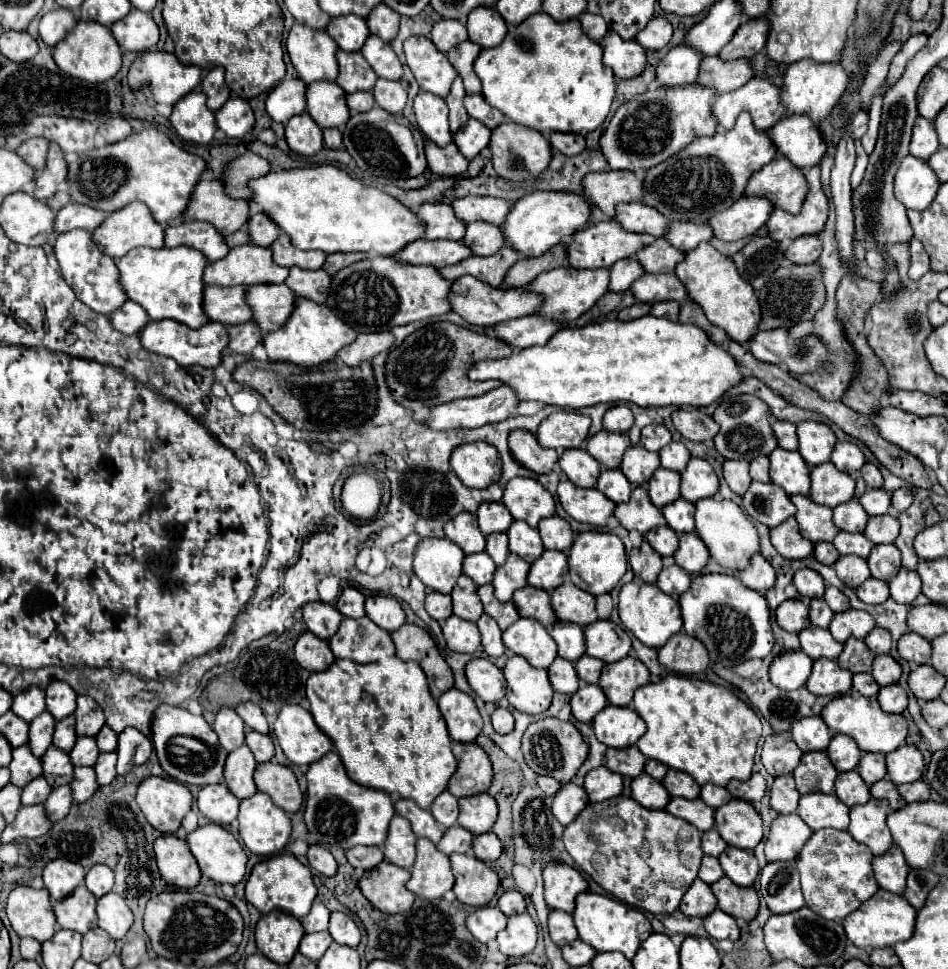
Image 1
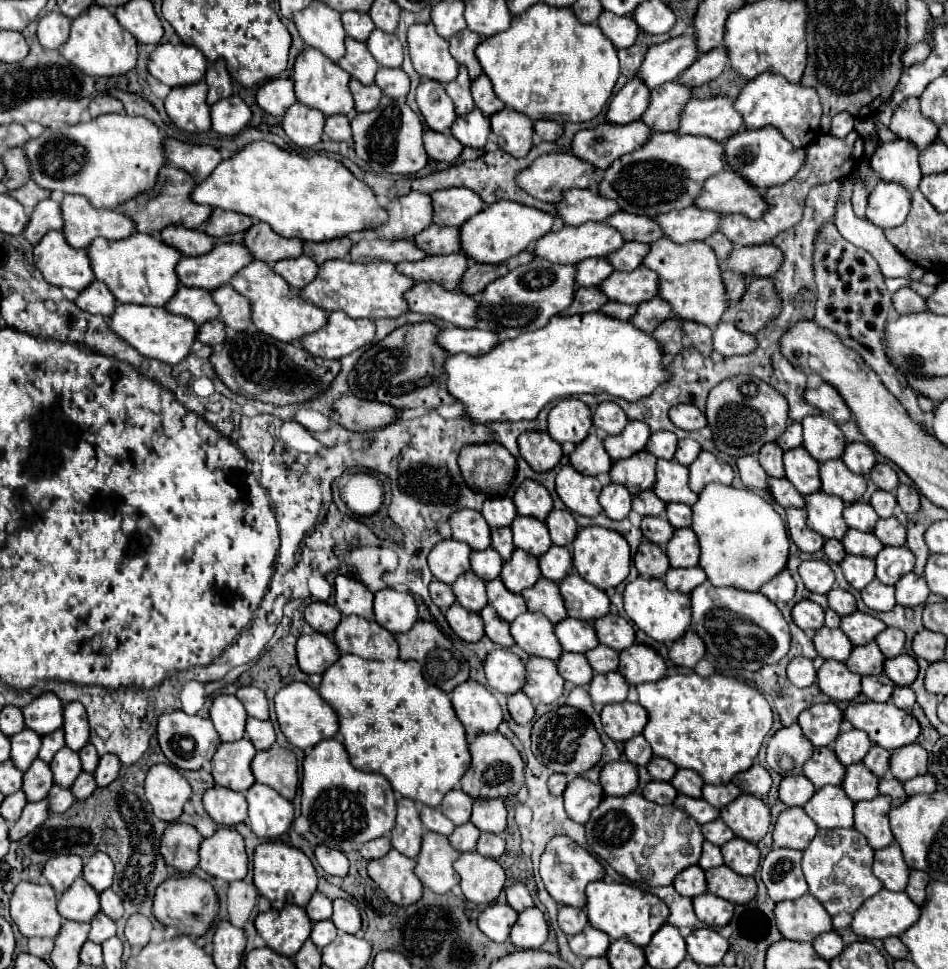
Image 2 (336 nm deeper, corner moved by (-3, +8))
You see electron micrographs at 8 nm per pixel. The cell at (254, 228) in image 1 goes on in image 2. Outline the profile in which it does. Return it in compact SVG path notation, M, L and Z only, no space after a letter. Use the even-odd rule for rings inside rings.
M215 208L207 226L205 226L205 232L209 236L215 236L215 238L221 238L221 236L227 236L227 234L237 234L237 232L243 232L247 230L247 226L251 226L251 218L243 216L243 214L235 214L235 212L227 212L227 210L219 210Z

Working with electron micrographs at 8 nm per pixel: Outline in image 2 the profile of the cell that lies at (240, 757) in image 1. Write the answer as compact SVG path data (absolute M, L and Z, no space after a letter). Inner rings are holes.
M249 738L221 744L211 760L211 774L215 778L215 784L237 792L245 792L247 788L251 788L255 782L251 772L251 760L255 758L255 754L257 750Z

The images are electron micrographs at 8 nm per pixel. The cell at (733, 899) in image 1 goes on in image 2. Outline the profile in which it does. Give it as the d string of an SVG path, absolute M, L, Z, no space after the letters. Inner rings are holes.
M725 864L711 868L705 874L707 874L709 892L723 900L729 900L731 904L747 904L757 894L757 884L753 876L737 876Z

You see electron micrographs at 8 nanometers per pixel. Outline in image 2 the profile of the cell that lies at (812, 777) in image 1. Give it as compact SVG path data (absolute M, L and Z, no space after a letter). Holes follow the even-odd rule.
M815 748L811 758L803 764L803 774L819 790L827 784L841 784L845 766L835 758L835 752L831 748Z

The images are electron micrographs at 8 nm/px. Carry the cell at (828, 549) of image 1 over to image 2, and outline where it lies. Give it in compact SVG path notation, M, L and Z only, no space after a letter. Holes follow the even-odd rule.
M825 540L823 550L825 550L827 558L833 560L833 562L841 562L845 558L845 548L843 548L843 544L839 540Z

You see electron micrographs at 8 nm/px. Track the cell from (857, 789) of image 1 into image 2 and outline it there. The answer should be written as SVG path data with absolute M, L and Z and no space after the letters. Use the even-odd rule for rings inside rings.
M861 762L859 764L851 764L847 766L847 774L843 780L843 790L845 794L853 800L853 802L861 802L861 800L871 800L879 794L877 790L877 782L879 778L873 776Z

